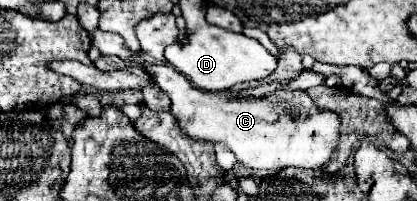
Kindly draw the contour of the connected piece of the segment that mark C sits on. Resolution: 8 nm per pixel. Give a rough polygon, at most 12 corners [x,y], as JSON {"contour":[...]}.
{"contour":[[146,66],[190,138],[246,168],[322,170],[340,116],[304,90],[230,98]]}

